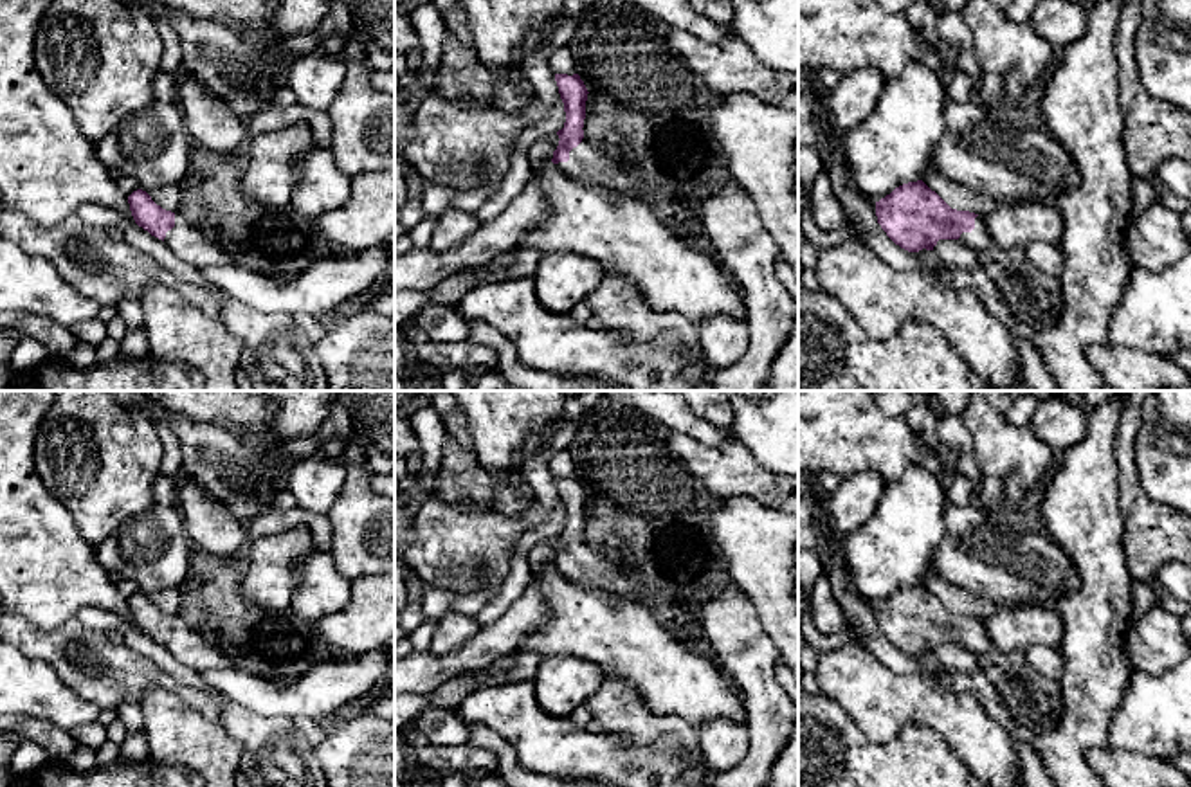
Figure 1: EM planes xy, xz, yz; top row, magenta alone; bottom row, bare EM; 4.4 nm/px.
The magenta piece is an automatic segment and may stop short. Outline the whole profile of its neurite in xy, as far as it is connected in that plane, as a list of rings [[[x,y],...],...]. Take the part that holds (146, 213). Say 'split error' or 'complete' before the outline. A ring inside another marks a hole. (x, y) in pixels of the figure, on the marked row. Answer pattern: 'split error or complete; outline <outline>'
split error; outline [[[133,191],[128,204],[135,223],[162,240],[178,259],[198,268],[232,261],[222,247],[193,229],[178,213],[157,205],[146,191]]]

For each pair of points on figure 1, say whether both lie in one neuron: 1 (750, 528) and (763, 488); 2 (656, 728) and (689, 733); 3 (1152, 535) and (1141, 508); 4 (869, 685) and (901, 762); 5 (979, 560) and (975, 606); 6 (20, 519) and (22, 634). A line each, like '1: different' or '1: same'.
1: different
2: same
3: same
4: different
5: different
6: different

